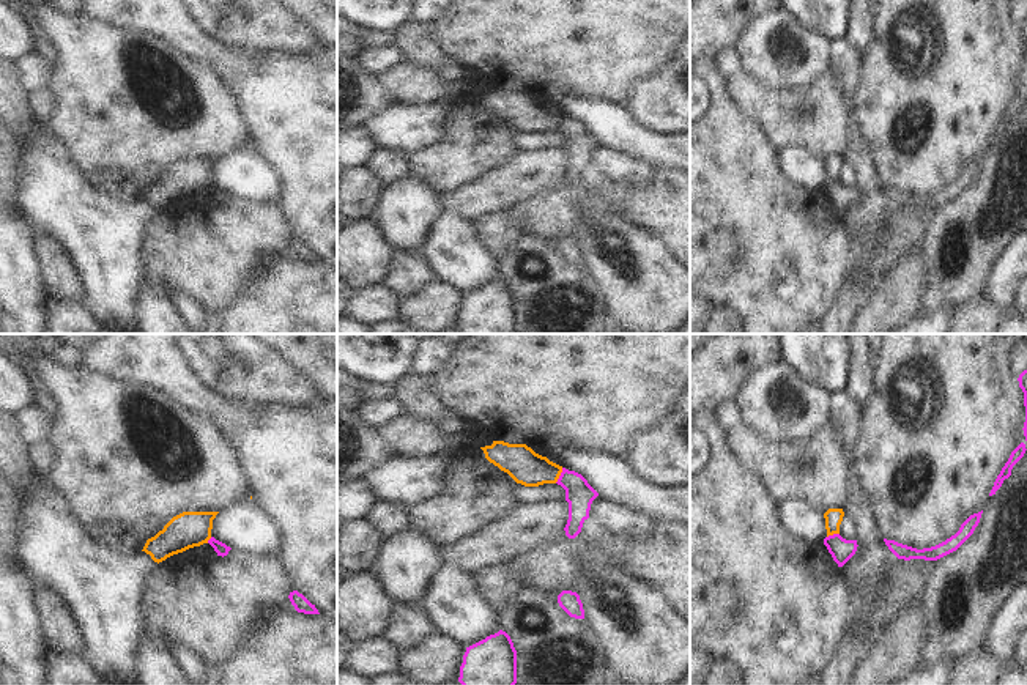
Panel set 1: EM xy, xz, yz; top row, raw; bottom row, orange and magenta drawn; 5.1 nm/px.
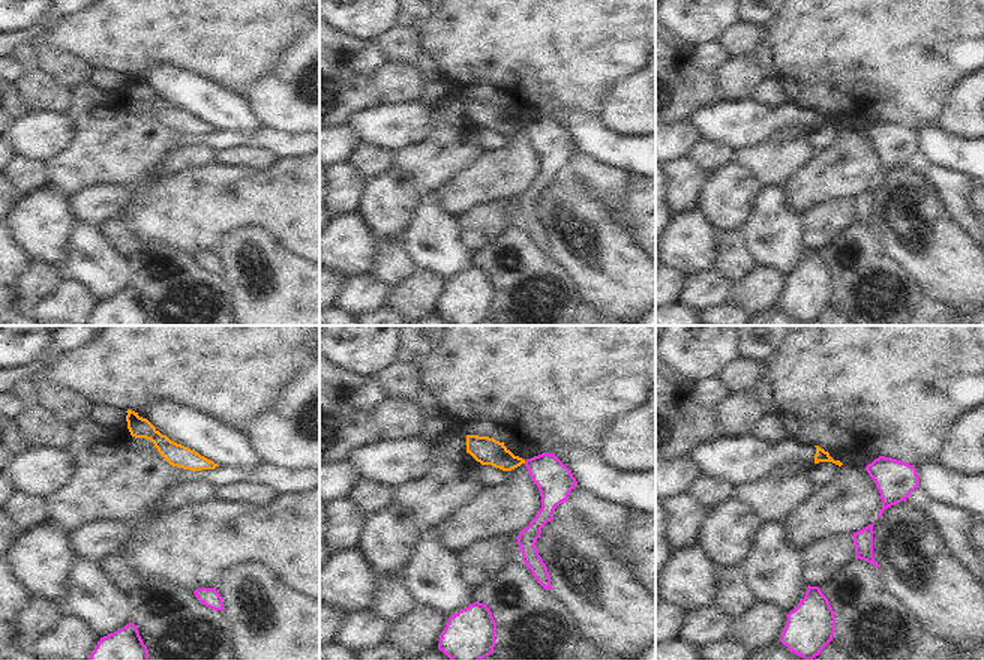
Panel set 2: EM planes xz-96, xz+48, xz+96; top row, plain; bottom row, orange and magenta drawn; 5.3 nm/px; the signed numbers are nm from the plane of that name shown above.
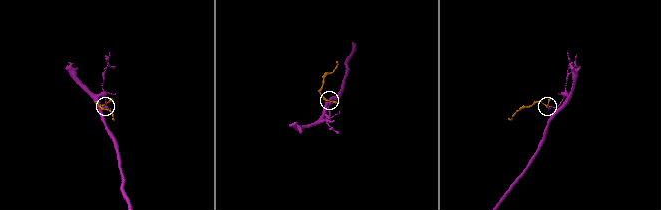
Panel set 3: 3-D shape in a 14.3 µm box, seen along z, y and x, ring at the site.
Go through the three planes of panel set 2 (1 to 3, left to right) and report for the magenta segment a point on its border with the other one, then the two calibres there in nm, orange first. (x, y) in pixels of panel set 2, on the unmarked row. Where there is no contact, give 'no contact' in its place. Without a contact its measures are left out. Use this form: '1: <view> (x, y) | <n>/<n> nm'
1: no contact
2: no contact
3: no contact

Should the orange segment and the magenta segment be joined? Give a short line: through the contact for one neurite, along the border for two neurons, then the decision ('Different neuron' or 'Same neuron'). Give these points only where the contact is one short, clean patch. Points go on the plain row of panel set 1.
Line: xz (563, 115), (555, 129). Different neuron.

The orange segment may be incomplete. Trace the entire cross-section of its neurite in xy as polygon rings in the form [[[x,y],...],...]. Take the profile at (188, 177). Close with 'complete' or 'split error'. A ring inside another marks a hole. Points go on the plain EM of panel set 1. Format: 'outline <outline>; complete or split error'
outline [[[50,121],[41,123],[43,135],[22,142],[19,205],[36,222],[41,235],[58,238],[74,257],[88,285],[85,301],[101,320],[104,332],[142,334],[139,312],[142,287],[148,279],[148,227],[159,209],[208,191],[219,159],[183,159],[148,186],[140,200],[120,198],[91,184],[74,162],[69,146],[52,132]]]; split error

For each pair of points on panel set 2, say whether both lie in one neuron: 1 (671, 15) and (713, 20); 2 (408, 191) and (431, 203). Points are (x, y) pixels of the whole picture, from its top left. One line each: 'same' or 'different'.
1: same
2: different

